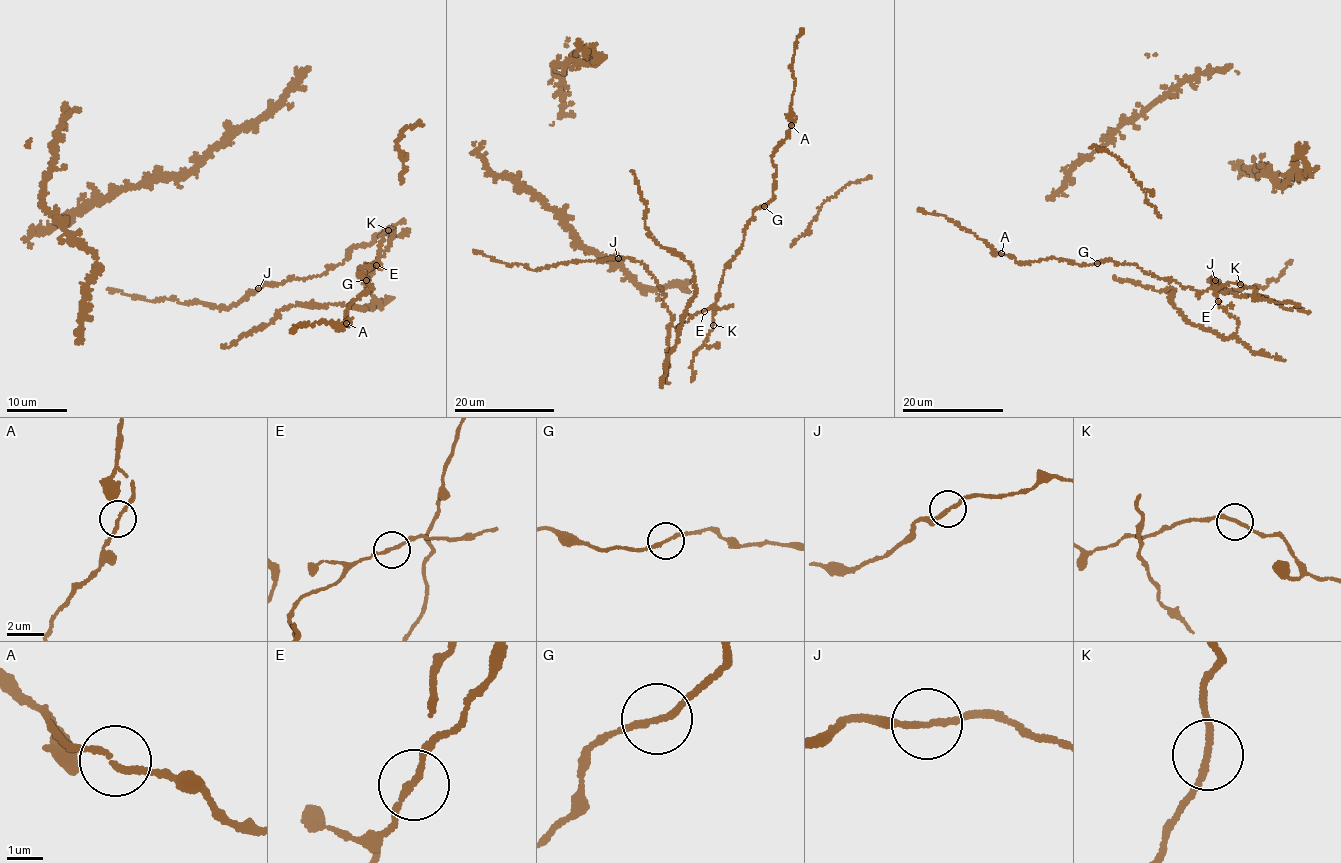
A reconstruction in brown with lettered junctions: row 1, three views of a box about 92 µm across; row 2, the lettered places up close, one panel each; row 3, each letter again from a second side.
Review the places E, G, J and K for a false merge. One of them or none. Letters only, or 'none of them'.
none of them

